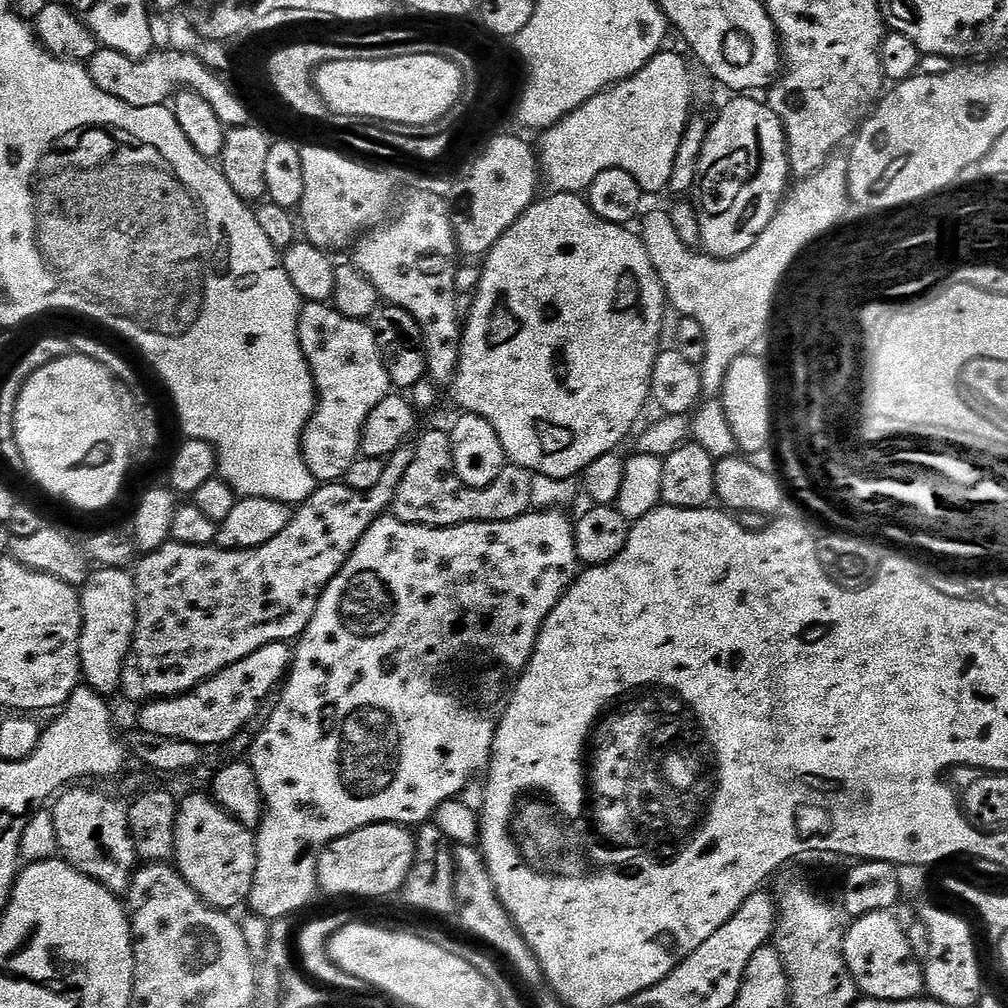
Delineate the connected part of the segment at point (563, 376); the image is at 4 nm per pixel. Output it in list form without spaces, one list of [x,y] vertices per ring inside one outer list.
[[[552,192],[548,197],[537,199],[535,204],[525,210],[498,238],[498,242],[482,260],[480,285],[476,301],[466,317],[460,338],[460,361],[453,378],[450,391],[456,404],[465,413],[481,416],[494,426],[498,438],[504,447],[504,455],[511,463],[538,475],[566,480],[579,477],[594,458],[602,454],[615,452],[620,443],[632,432],[636,419],[650,404],[652,390],[652,371],[657,352],[661,351],[660,331],[664,328],[664,308],[666,301],[662,282],[651,265],[650,255],[639,235],[632,233],[631,227],[614,222],[606,222],[590,210],[587,199],[575,192]]]

